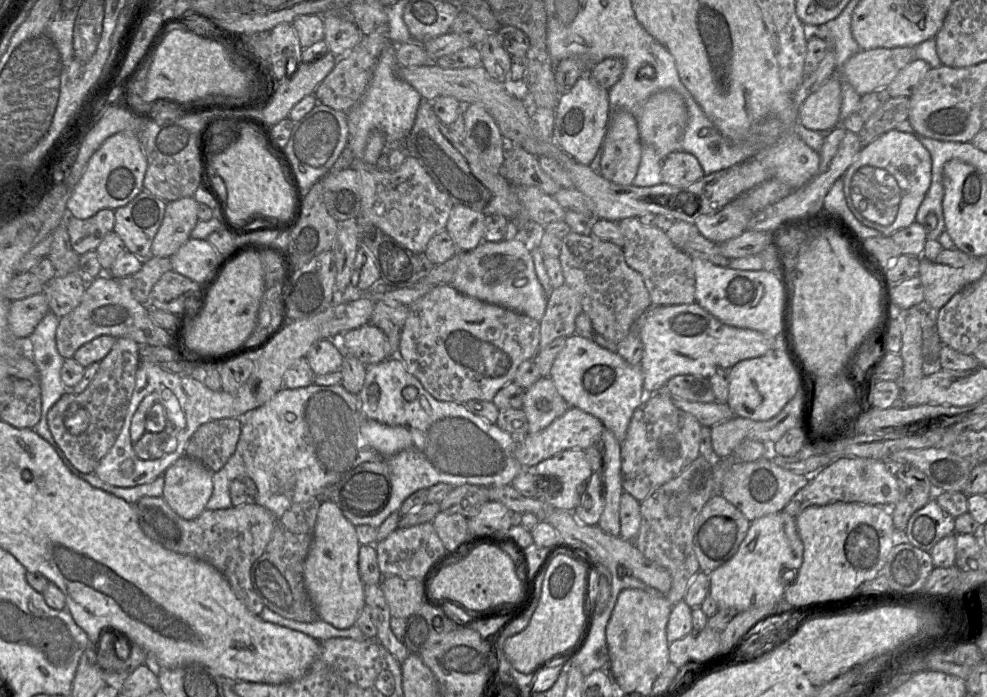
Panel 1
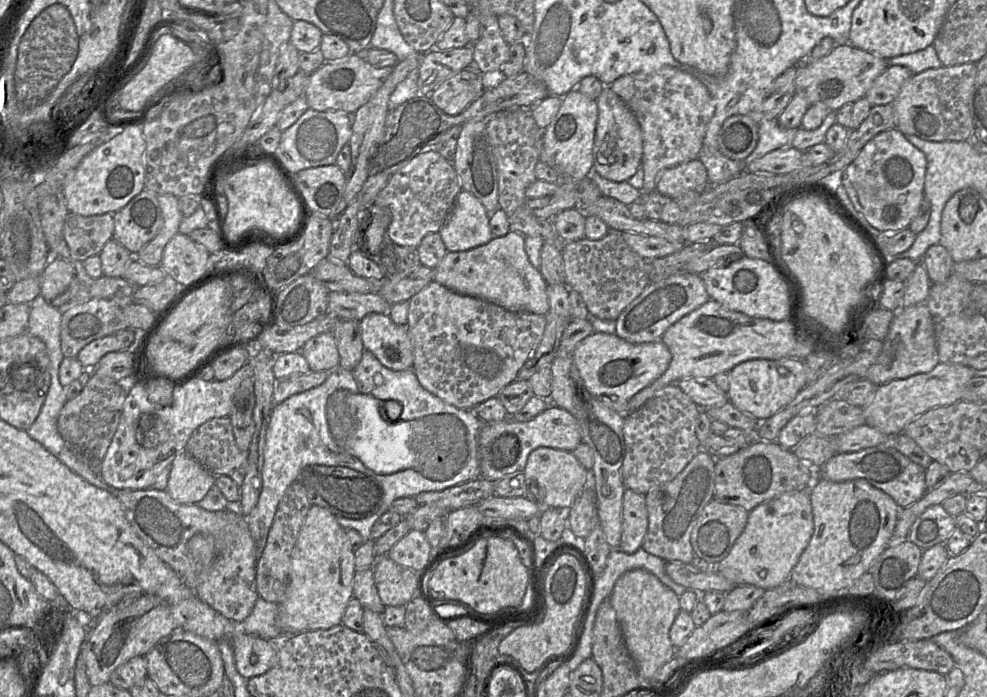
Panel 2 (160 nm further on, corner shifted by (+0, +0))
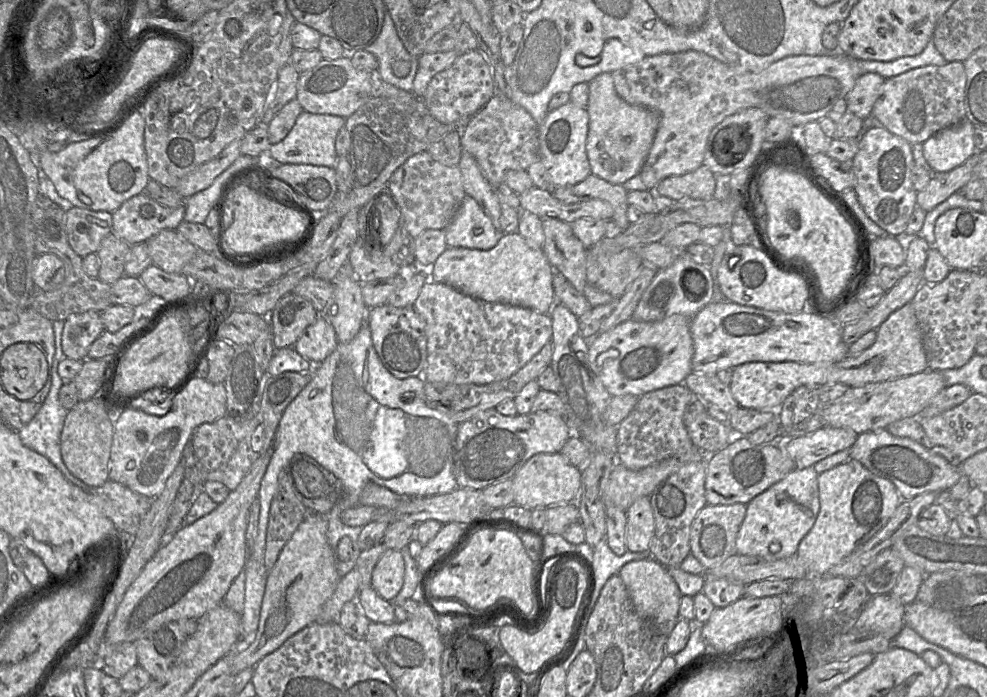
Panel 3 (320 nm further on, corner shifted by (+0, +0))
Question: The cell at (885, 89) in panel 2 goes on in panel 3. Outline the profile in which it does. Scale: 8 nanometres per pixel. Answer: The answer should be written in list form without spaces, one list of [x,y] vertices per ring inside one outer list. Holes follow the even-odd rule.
[[[874,72],[862,73],[845,97],[847,110],[862,120],[868,118],[885,80]]]

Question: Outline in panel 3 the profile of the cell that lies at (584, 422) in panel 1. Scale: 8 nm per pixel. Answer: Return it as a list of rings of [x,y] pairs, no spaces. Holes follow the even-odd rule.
[[[495,408],[478,412],[458,425],[453,455],[453,474],[458,488],[484,490],[512,479],[518,470],[537,453],[560,453],[572,434],[566,418],[548,411],[504,416]]]

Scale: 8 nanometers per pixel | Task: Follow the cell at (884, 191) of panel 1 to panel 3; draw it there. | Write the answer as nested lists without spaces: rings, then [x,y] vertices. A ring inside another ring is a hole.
[[[872,125],[858,138],[858,151],[852,164],[855,173],[854,191],[866,215],[888,235],[902,238],[917,206],[917,192],[911,181],[912,169],[916,164],[911,144],[881,125]]]

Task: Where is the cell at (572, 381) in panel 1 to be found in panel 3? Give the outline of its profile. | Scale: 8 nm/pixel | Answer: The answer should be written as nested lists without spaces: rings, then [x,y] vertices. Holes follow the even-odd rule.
[[[674,314],[657,322],[626,320],[614,329],[597,334],[589,340],[590,366],[612,396],[632,394],[640,397],[647,392],[679,384],[692,372],[694,345],[690,333],[690,321],[691,318],[680,314]]]

